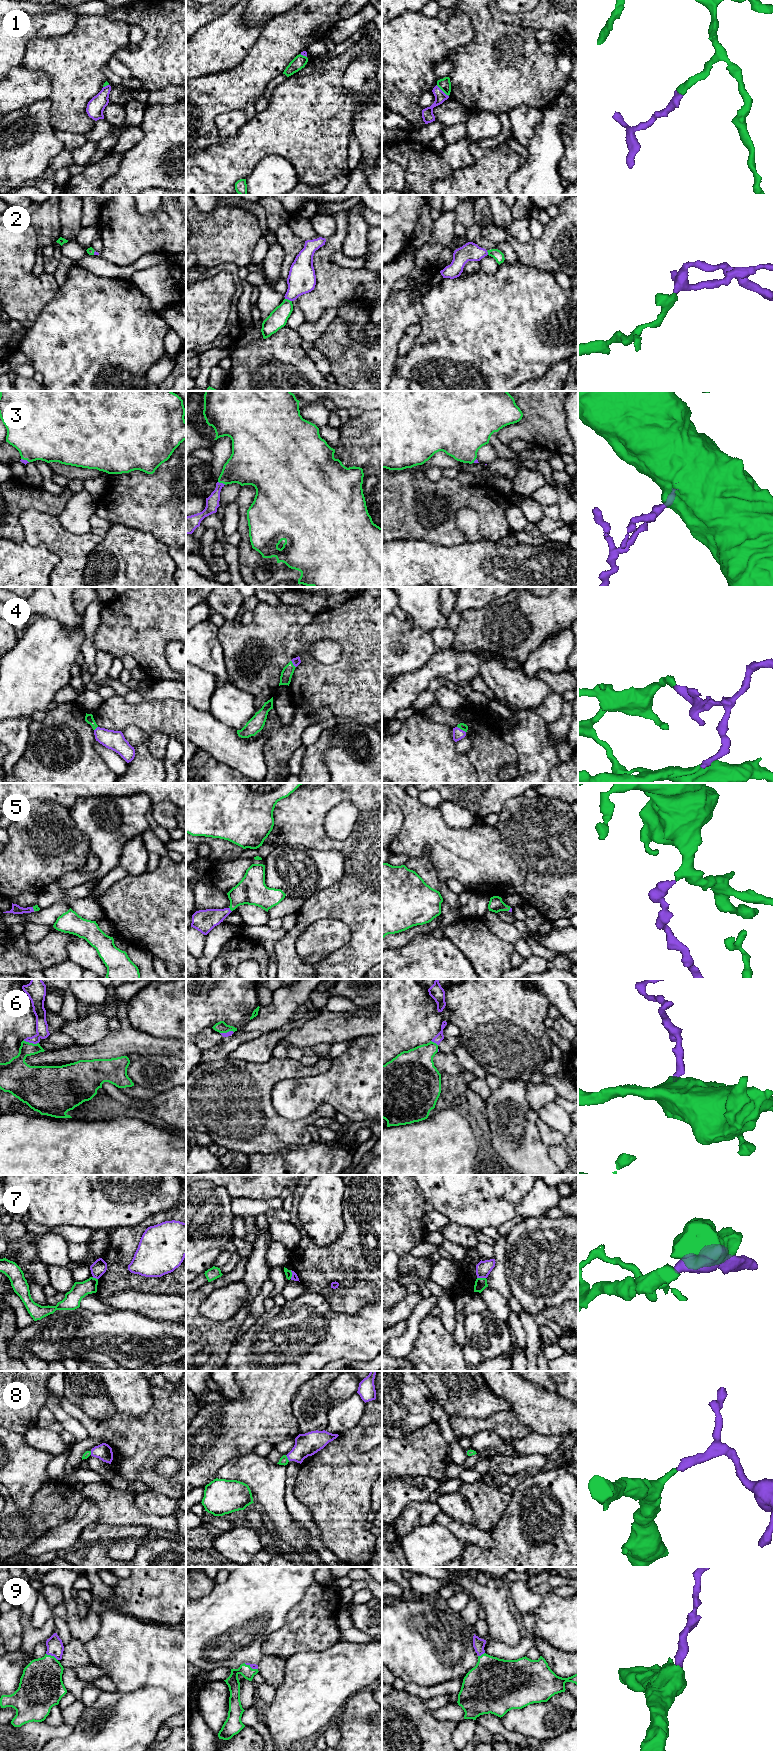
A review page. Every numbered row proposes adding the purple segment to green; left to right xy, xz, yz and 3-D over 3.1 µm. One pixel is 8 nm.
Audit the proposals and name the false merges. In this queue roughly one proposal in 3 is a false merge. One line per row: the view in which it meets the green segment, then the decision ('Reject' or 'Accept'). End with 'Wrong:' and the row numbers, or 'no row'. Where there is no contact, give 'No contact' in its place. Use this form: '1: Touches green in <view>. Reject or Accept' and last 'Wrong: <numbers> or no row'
1: Touches green in yz. Accept
2: Touches green in xz. Accept
3: Touches green in xz. Accept
4: Touches green in yz. Accept
5: Touches green in xz. Accept
6: Touches green in xy. Accept
7: Touches green in yz. Reject
8: Touches green in xz. Accept
9: Touches green in xy. Accept
Wrong: 7

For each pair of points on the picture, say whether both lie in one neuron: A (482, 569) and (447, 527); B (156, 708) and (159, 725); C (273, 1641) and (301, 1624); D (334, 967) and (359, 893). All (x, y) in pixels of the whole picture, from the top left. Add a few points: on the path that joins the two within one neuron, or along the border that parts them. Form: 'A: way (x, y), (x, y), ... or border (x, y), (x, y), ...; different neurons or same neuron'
A: border (465, 542), (451, 546), (437, 544); different neurons
B: way (156, 712), (159, 721); same neuron
C: way (280, 1641), (284, 1641), (294, 1631); same neuron
D: way (352, 949), (359, 942), (359, 911); same neuron

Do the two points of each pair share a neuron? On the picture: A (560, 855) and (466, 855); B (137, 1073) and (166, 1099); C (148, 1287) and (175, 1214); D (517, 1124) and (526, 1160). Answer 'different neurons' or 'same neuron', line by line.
A: same neuron
B: different neurons
C: same neuron
D: same neuron

